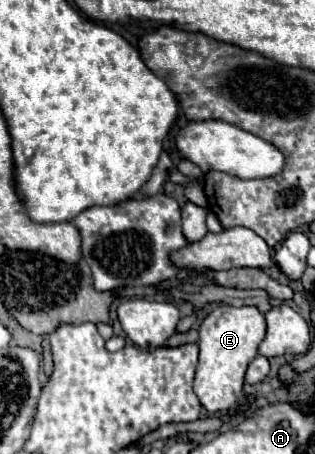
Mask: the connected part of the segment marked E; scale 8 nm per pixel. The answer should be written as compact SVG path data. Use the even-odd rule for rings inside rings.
M219 305L199 327L199 365L195 375L195 393L207 411L229 411L243 393L247 365L255 359L257 347L265 337L265 315L255 305L231 307Z

